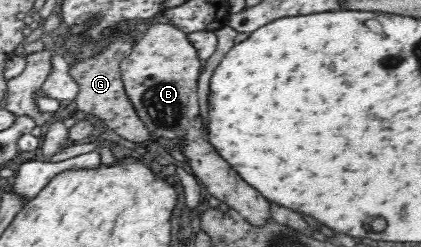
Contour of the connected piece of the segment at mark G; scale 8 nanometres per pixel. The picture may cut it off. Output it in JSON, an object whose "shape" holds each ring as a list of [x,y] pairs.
{"shape":[[[124,23],[119,28],[119,33],[122,36],[115,36],[116,42],[112,42],[112,44],[108,44],[102,50],[96,52],[96,54],[101,55],[90,56],[90,58],[86,58],[82,62],[74,63],[70,66],[69,73],[75,82],[79,84],[79,91],[75,98],[78,110],[94,114],[110,130],[114,130],[117,136],[122,137],[123,140],[128,140],[132,146],[139,146],[150,138],[150,132],[142,119],[136,114],[132,101],[128,99],[128,95],[125,93],[120,68],[122,59],[128,56],[133,48],[134,38],[130,40],[132,27],[130,23]]]}

